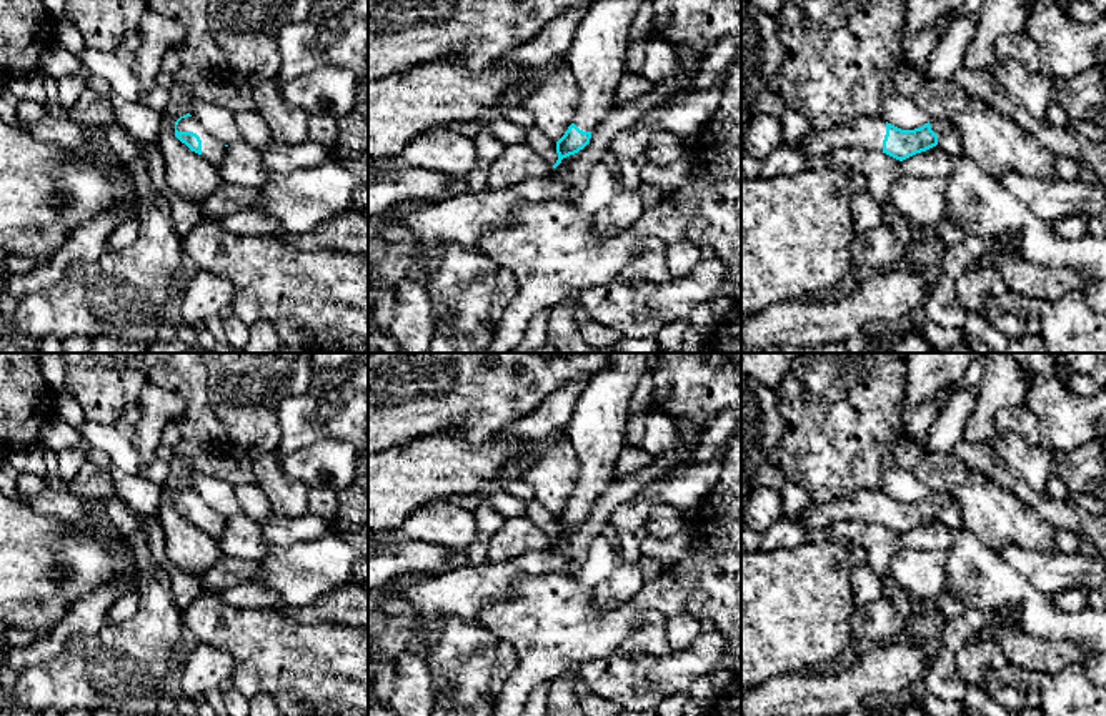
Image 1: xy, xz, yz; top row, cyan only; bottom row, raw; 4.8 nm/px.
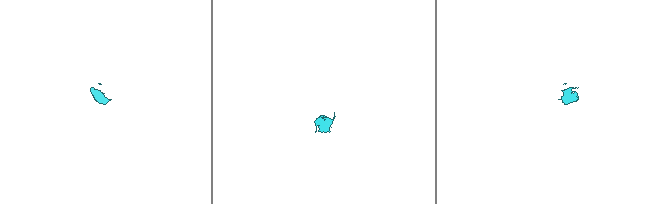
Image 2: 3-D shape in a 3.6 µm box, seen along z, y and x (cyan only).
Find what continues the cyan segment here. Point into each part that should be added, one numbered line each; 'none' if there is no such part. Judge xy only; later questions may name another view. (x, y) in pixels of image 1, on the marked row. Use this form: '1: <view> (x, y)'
1: xy (214, 150)

